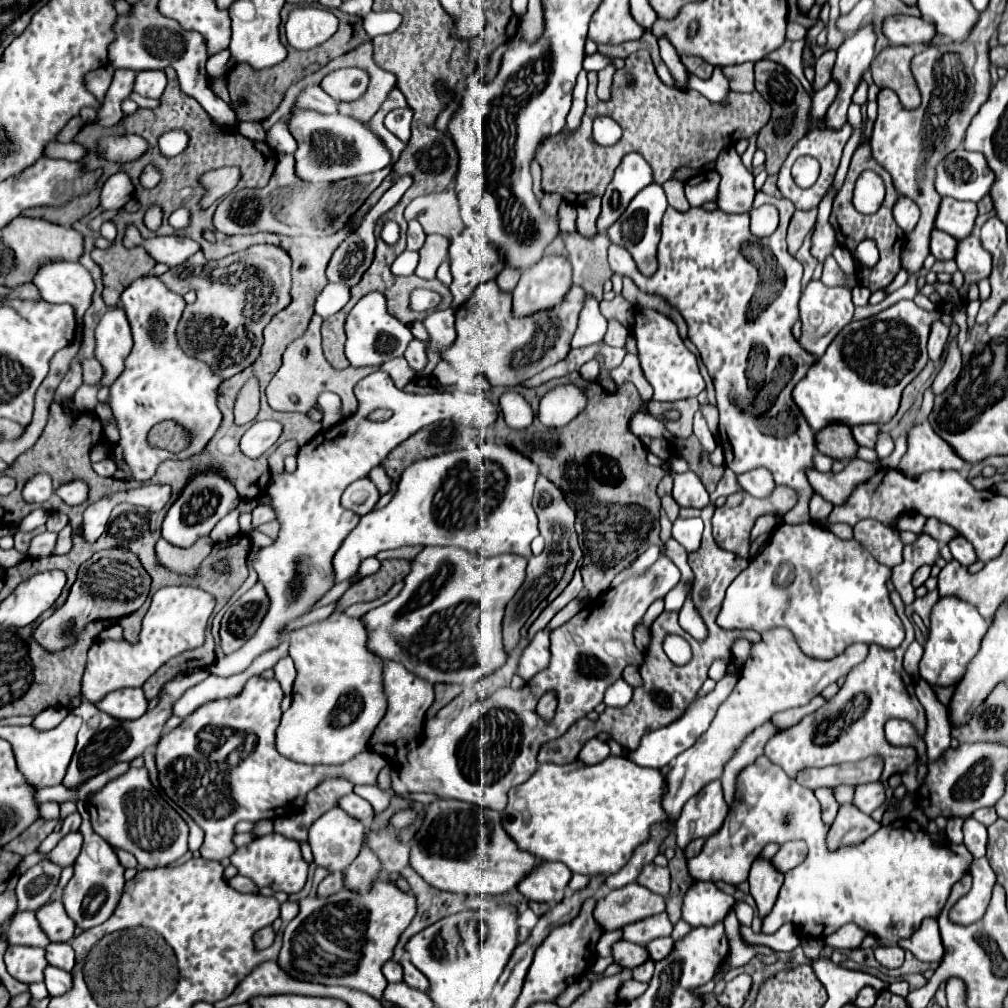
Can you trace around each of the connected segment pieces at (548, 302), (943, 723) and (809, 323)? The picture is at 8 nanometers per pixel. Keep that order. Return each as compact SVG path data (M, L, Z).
M543 257L543 261L521 273L513 289L513 315L527 317L557 307L571 285L569 261L563 257Z
M919 679L915 693L927 711L925 745L927 745L927 761L933 763L951 747L951 725L947 721L947 709L937 699L933 687L927 681Z
M811 281L807 289L801 295L799 301L799 313L801 313L801 323L803 323L803 333L799 337L801 347L807 349L809 353L821 357L829 343L835 339L835 335L851 323L853 319L853 303L851 303L851 287L849 285L837 285L837 287L827 287L821 281Z

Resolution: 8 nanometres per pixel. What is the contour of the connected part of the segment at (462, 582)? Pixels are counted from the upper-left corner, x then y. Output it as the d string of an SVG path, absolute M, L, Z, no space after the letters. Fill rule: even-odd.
M425 547L413 561L411 573L405 577L403 591L389 603L369 611L363 621L369 629L369 649L385 659L397 661L407 667L417 677L437 685L475 685L481 677L499 669L505 659L503 645L503 617L507 603L515 597L525 581L527 557L521 555L497 555L497 557L477 557L459 547Z

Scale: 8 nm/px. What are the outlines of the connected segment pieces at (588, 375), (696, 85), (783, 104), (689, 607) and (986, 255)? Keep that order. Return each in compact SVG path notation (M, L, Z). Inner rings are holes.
M593 359L581 367L581 377L587 381L595 381L597 373L599 373L599 361L597 359Z
M715 67L711 79L697 79L695 75L689 73L689 87L701 91L709 101L715 101L715 103L725 101L729 93L729 81L721 69L723 67Z
M761 59L755 63L755 89L769 101L773 109L769 123L759 131L757 147L763 149L767 155L767 161L765 161L767 173L777 175L789 151L795 147L795 143L811 131L811 95L801 87L801 83L785 67L767 59Z
M689 591L689 595L687 595L687 599L685 599L685 605L683 605L681 611L679 611L679 625L681 625L695 641L703 641L708 635L707 627L705 627L705 623L703 623L703 619L701 619L697 607L693 605L691 591Z
M971 235L965 241L959 241L957 245L957 257L955 263L959 271L965 275L963 287L971 283L979 283L981 279L987 279L993 269L993 255L983 249L979 237Z

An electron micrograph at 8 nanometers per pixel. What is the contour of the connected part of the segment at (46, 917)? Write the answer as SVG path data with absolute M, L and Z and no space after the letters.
M61 901L43 905L37 911L37 921L51 941L71 941L75 937L75 921L65 913Z

